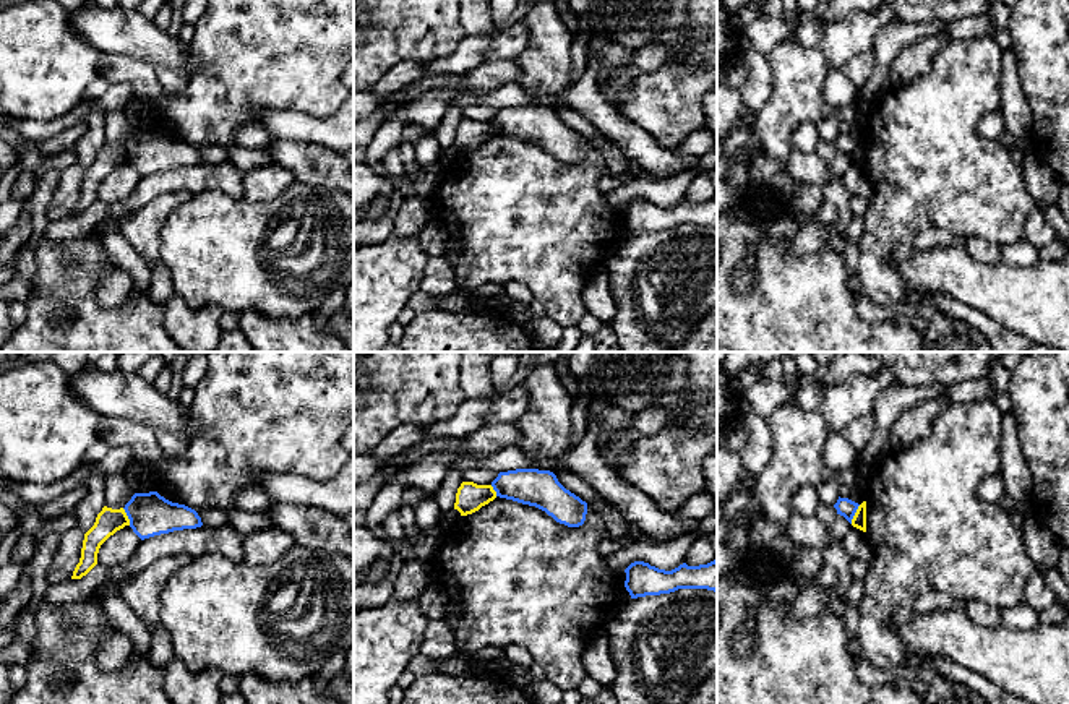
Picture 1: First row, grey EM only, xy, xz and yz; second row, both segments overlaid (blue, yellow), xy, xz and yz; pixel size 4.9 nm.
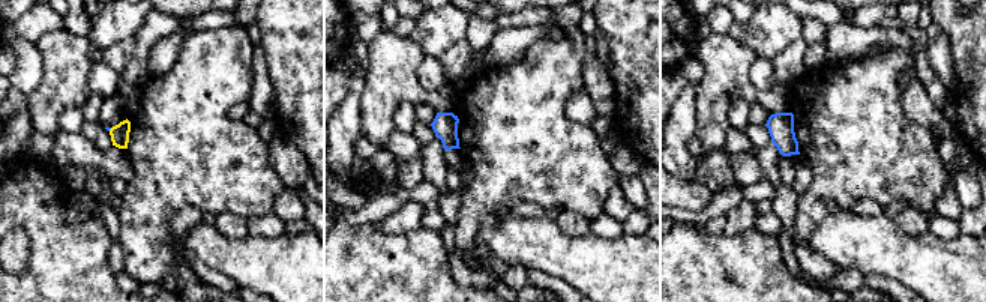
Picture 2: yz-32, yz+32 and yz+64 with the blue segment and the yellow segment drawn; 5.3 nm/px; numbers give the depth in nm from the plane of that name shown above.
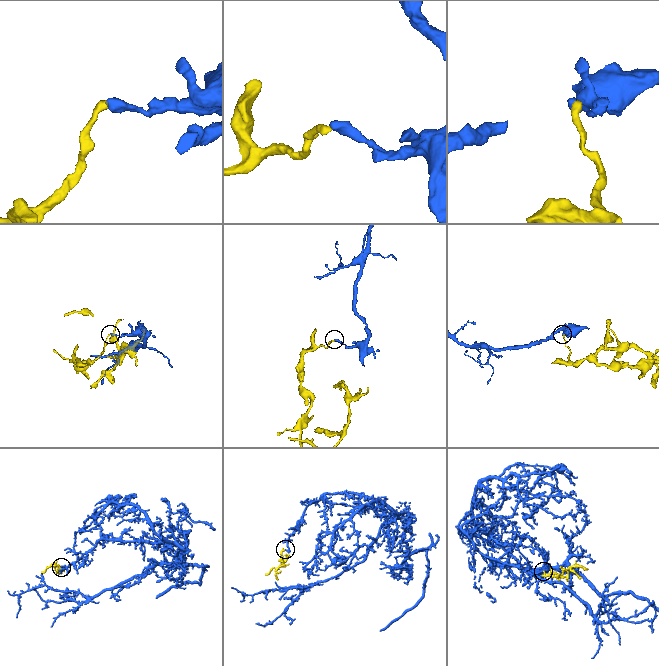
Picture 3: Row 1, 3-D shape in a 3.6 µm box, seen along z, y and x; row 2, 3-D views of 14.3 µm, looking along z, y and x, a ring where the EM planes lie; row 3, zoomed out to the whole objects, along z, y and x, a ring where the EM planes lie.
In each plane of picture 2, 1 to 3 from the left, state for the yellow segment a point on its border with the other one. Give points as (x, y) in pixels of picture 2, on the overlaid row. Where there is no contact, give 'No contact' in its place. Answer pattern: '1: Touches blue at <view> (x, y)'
1: No contact
2: No contact
3: No contact

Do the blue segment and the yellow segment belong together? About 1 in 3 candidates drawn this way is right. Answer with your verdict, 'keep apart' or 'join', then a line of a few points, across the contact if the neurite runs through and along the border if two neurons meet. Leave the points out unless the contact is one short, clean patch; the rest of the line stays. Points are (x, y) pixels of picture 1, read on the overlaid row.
keep apart | yz (860, 505), (850, 523)

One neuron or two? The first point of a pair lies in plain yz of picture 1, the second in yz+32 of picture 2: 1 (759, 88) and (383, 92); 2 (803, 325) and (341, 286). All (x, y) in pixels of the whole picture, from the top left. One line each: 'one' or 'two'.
1: two
2: one

